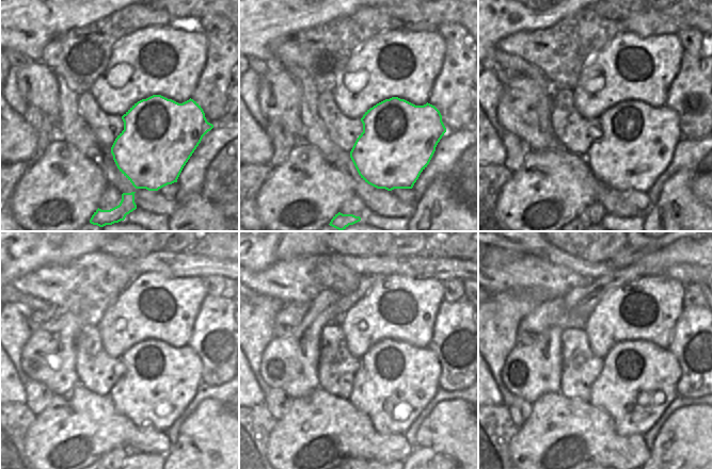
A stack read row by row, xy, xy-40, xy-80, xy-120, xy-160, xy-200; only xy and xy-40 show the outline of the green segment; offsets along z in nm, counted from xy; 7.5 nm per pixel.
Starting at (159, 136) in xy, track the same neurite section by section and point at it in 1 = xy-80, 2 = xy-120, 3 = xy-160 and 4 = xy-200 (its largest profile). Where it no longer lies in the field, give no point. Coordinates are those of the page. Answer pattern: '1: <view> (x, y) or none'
1: xy-80 (637, 142)
2: xy-120 (159, 381)
3: xy-160 (396, 381)
4: xy-200 (637, 382)

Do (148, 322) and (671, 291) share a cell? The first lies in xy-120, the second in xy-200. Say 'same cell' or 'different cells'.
same cell

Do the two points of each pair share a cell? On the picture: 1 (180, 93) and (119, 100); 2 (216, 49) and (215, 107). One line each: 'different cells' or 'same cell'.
1: same cell
2: same cell

